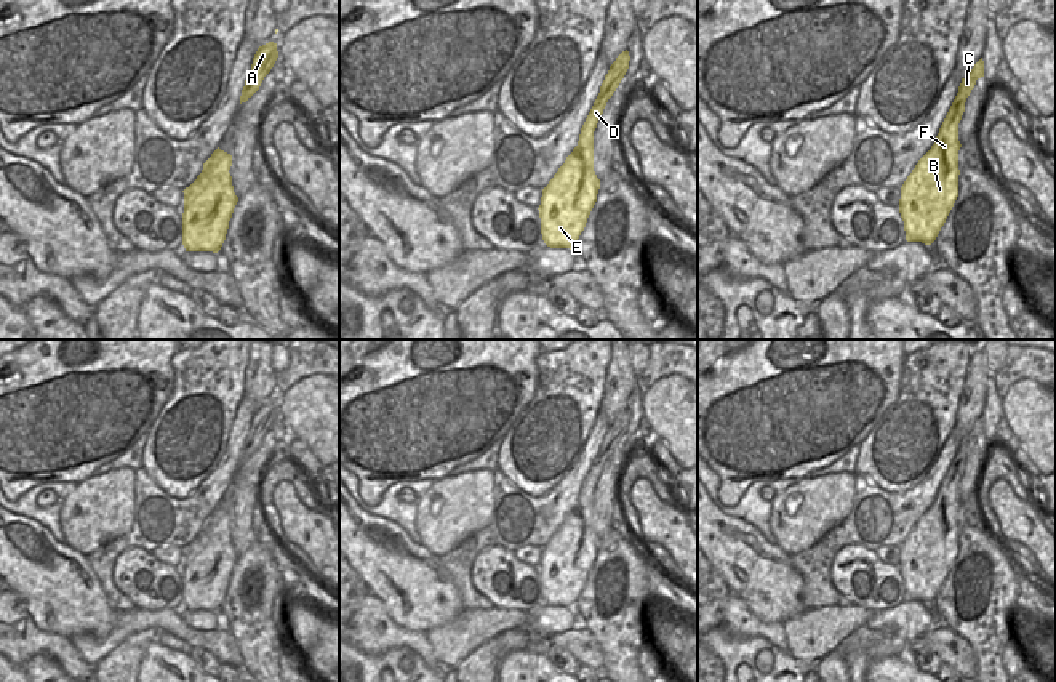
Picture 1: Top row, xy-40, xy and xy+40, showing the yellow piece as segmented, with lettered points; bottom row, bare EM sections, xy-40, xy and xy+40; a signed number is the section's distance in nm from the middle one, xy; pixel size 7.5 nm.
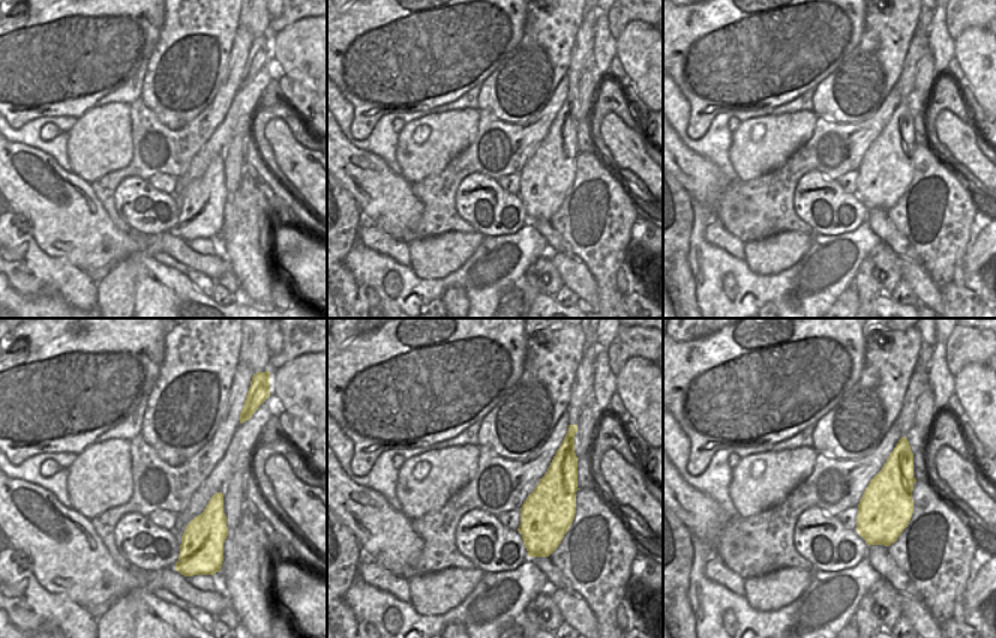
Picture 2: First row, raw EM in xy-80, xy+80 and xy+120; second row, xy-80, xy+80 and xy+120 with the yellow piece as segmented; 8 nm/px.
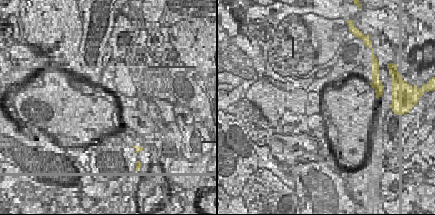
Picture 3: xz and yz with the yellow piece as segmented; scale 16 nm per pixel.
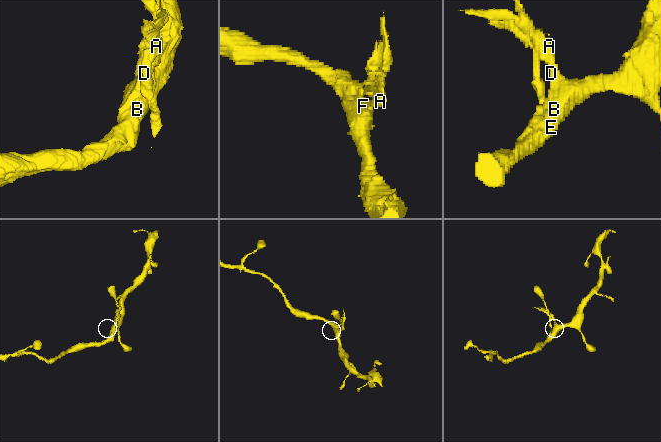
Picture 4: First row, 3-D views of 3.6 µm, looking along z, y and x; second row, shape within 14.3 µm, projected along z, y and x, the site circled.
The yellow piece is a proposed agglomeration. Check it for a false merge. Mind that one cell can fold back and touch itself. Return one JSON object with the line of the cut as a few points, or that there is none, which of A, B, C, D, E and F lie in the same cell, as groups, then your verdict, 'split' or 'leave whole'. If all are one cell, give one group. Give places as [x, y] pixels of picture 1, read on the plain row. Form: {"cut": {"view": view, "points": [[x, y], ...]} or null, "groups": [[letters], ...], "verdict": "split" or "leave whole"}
{"cut": {"view": "xy", "points": [[599, 453], [608, 457]]}, "groups": [["A", "C"], ["B", "D", "E", "F"]], "verdict": "split"}

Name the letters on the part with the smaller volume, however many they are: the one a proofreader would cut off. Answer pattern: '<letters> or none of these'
A, C

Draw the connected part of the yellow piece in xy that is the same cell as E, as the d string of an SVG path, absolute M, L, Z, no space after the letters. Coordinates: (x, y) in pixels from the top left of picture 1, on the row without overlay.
M597 455L579 493L578 504L542 548L539 576L542 599L550 607L578 602L597 560L600 538L594 530L594 490L608 456Z

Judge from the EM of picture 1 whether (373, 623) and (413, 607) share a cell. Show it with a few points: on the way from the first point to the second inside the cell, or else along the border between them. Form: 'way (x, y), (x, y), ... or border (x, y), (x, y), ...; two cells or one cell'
border (370, 591), (400, 626), (424, 633); two cells

